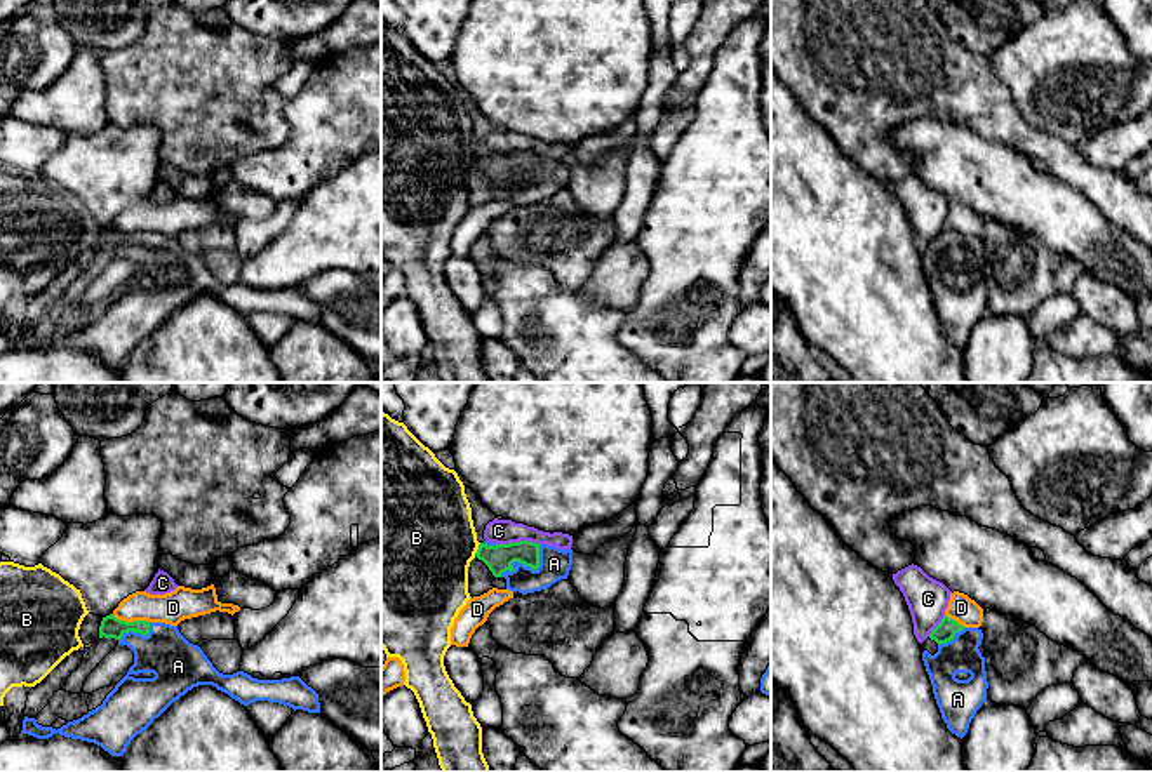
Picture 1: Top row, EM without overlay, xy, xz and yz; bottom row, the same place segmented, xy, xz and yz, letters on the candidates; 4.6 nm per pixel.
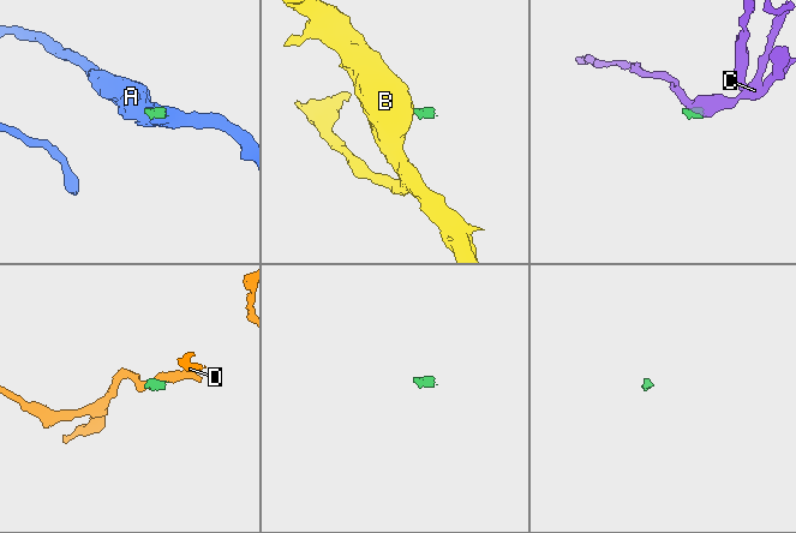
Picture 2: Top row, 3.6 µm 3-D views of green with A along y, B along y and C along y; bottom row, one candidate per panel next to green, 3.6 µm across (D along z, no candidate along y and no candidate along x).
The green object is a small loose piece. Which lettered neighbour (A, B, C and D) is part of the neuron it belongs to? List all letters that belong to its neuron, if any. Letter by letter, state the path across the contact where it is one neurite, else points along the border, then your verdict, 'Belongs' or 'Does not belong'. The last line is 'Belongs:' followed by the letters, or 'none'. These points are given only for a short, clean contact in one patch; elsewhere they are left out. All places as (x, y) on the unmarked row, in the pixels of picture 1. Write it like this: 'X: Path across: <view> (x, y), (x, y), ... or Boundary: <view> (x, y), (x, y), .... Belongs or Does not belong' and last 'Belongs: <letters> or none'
A: Path across: xz (498, 169), (526, 176), (535, 179), (554, 174). Belongs
B: Boundary: xz (481, 153), (474, 166). Does not belong
C: Boundary: xz (538, 153), (510, 152), (496, 155). Does not belong
D: Boundary: xy (112, 225), (126, 232), (148, 233). Does not belong
Belongs: A

